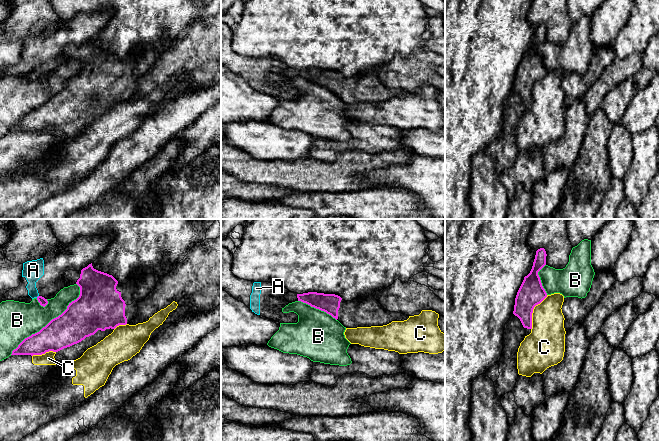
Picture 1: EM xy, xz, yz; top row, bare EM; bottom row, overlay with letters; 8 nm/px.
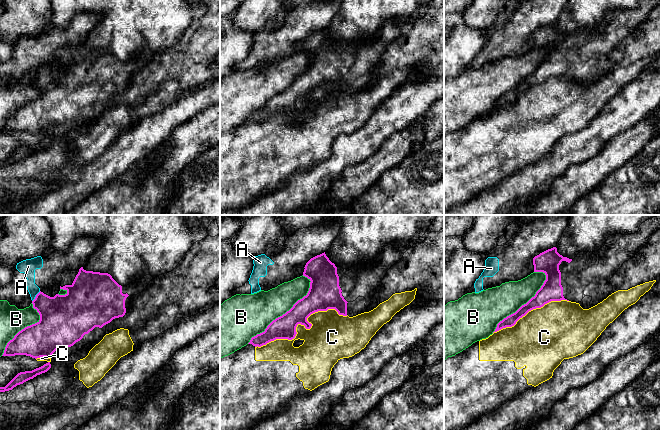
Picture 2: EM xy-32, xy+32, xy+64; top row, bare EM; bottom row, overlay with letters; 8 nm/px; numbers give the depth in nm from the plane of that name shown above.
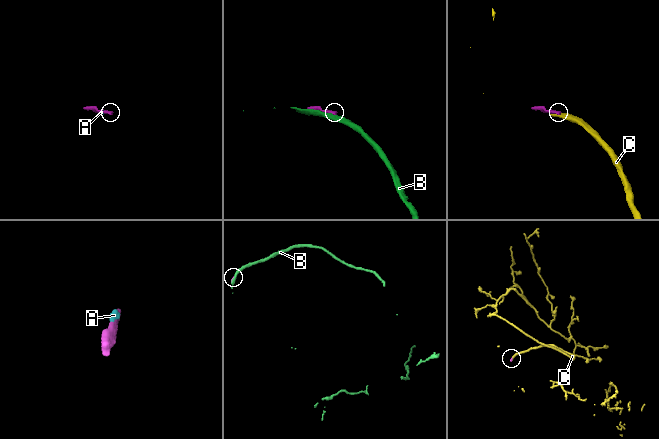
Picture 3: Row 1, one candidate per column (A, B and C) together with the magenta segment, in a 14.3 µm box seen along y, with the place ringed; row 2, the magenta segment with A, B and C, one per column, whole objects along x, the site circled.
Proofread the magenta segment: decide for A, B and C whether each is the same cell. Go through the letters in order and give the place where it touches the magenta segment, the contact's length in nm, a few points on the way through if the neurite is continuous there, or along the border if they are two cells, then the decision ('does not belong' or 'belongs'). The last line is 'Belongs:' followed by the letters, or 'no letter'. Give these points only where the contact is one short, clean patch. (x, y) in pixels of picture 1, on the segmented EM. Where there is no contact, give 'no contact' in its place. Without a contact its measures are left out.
A: no contact; does not belong
B: meets magenta in xy at (51, 320); contact 800 nm long; does not belong
C: meets magenta in yz at (532, 312); contact 300 nm long; does not belong
Belongs: no letter

